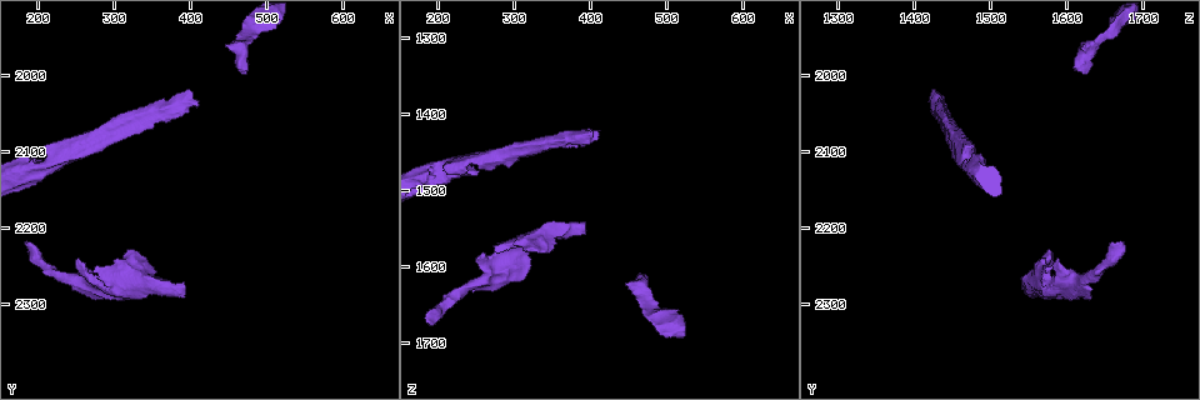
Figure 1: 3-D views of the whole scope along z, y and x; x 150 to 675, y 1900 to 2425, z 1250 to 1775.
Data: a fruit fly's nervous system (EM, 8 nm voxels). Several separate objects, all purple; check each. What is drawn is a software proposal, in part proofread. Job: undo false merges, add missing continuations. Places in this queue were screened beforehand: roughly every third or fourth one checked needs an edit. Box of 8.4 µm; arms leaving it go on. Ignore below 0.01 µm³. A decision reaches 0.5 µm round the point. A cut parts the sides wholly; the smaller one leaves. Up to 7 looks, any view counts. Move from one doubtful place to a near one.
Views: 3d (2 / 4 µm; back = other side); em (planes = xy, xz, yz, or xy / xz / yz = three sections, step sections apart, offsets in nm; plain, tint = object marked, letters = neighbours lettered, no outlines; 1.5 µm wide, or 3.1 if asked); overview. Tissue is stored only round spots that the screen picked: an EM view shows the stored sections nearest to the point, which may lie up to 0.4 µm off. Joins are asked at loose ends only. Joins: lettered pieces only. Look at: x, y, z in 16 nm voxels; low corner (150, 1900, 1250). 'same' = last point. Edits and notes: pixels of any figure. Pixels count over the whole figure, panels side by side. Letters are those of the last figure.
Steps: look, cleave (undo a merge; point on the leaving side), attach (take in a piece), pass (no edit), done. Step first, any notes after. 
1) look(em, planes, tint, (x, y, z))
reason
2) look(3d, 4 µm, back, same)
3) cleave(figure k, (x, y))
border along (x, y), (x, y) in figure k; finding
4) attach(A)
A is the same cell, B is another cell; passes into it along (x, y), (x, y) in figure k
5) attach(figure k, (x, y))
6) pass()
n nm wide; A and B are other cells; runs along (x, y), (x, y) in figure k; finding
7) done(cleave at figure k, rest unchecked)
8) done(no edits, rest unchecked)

look(3d, 4 µm, back, (470, 1955, 1640))

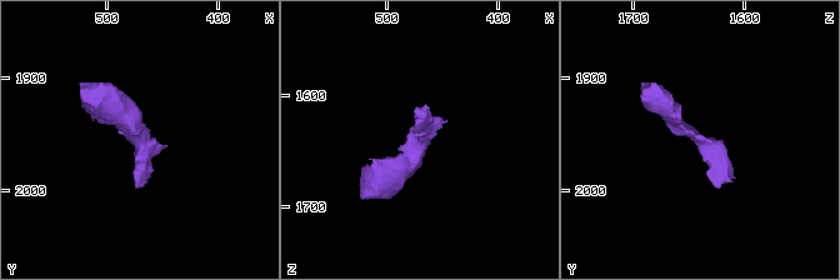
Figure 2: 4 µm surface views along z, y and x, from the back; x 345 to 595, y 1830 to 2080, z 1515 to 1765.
look(em, xy, step 8, tint, (468, 1956, 1642))

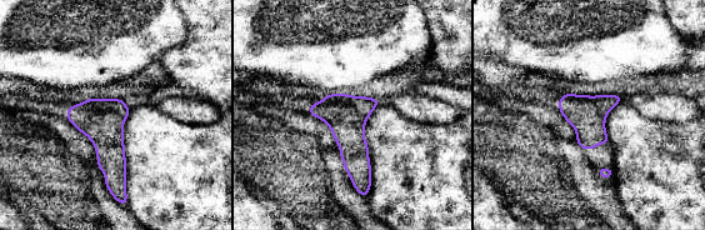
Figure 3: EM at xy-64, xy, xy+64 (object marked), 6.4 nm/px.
look(em, planes, letters, same)
cut it another way

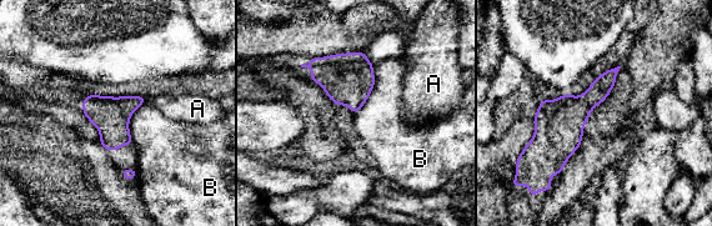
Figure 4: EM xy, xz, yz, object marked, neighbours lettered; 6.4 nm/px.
pass()
A and B are other cells; all the same neuron

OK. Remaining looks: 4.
look(em, planes, letters, (320, 2225, 1580))
an open end

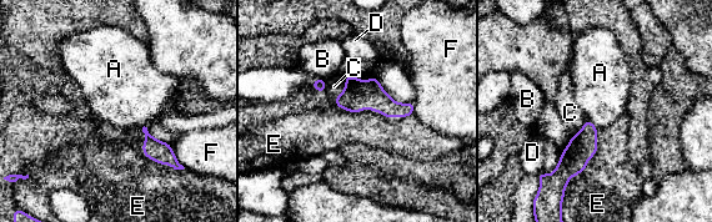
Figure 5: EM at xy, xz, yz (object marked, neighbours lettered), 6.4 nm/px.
pass()
A, B, C, D, E and F are other cells; no lettered piece goes on from it

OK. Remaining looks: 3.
look(3d, 2 µm, (410, 2040, 1425))
end of a long branch

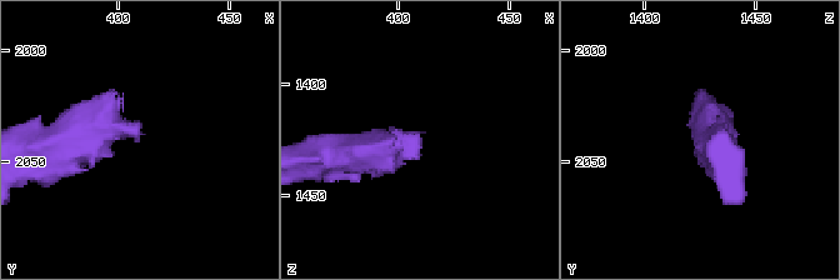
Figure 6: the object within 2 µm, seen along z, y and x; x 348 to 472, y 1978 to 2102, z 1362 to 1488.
look(em, xz, step 4, letters, (410, 2039, 1423))

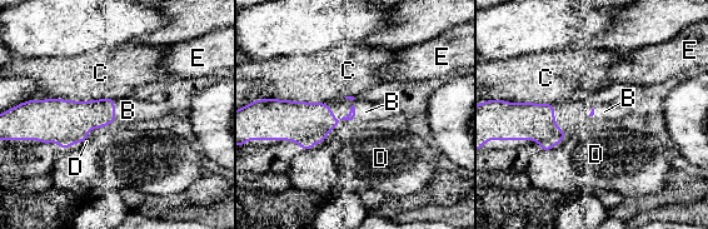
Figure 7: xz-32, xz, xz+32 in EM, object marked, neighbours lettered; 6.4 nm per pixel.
look(em, planes, letters, same)
cut it another way

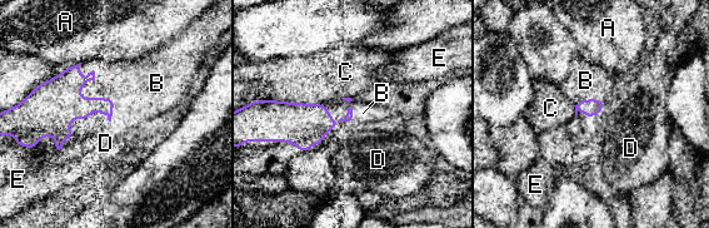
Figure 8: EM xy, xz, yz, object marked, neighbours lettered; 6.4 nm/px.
attach(B)
B is the same cell, A, C, D and E are other cells; passes into it along (48, 110), (79, 94), (115, 80) in figure 8; it goes on there

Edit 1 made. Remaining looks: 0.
done(attach at figure 8, rest unchecked)

